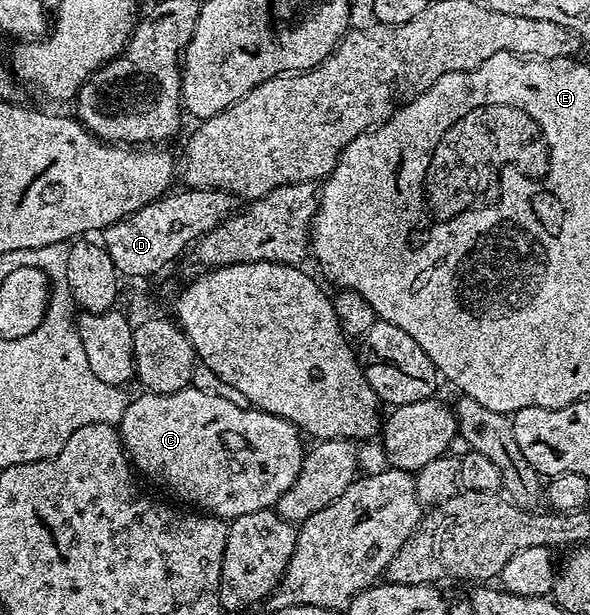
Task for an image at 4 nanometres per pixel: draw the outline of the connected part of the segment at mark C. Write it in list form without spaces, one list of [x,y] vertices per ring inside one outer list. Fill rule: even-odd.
[[[194,387],[174,393],[145,391],[140,395],[142,397],[134,396],[130,400],[119,422],[125,452],[142,478],[150,477],[155,484],[170,489],[175,496],[186,501],[186,506],[222,519],[251,515],[251,511],[276,506],[283,491],[295,483],[307,449],[301,446],[301,430],[287,419],[264,413],[262,409],[235,407],[231,399]]]

